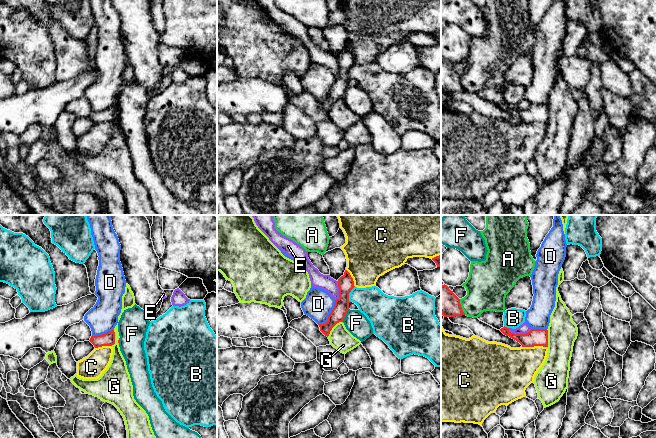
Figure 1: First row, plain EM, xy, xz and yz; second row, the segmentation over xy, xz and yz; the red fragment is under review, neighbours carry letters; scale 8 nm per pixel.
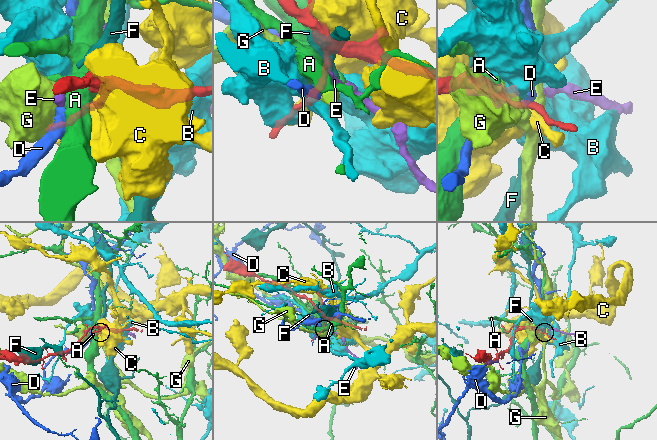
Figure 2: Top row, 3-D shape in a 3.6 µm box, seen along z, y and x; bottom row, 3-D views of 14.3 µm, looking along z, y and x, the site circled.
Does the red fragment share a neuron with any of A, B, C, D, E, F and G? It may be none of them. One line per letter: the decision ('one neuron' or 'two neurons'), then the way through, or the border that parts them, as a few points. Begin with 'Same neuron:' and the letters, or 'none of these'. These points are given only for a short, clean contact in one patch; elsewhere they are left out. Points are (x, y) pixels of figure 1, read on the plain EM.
Same neuron: none of these
A: two neurons; border yz (459, 75), (461, 85), (465, 90)
B: two neurons; border xz (354, 62), (349, 69), (349, 77)
C: two neurons
D: two neurons; border xz (335, 76), (328, 95), (324, 99), (318, 100)
E: two neurons; border yz (531, 105), (525, 109), (511, 109), (508, 107)
F: two neurons; border xz (349, 85), (342, 97)
G: two neurons; border xz (342, 97), (339, 97), (327, 112)

